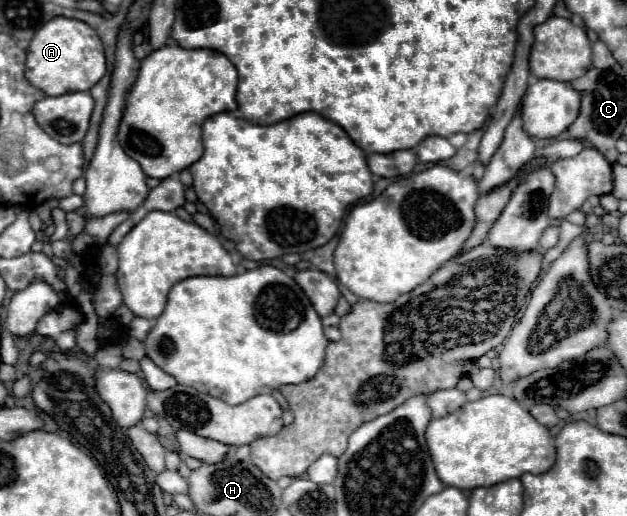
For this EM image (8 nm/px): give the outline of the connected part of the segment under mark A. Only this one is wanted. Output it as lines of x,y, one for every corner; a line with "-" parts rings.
55,17
41,29
37,29
35,37
27,49
25,77
41,89
45,95
63,95
69,91
89,91
103,75
107,73
105,53
101,39
95,29
87,23
67,17

